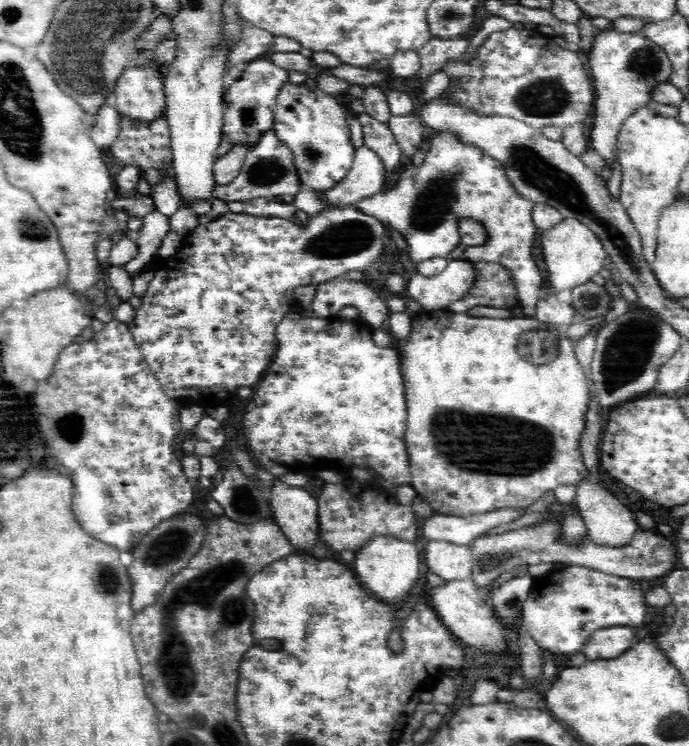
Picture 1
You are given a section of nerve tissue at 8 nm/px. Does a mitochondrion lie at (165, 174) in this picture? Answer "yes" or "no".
no

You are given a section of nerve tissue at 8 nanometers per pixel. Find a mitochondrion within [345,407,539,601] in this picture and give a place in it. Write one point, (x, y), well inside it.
(493, 559)

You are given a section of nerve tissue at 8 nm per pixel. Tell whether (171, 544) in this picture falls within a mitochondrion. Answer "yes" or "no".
yes

